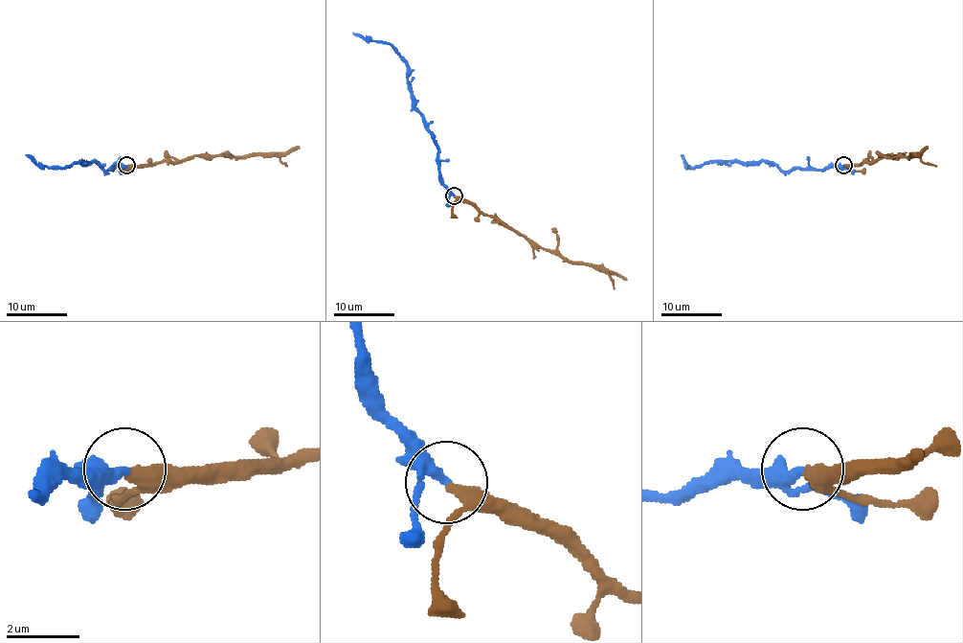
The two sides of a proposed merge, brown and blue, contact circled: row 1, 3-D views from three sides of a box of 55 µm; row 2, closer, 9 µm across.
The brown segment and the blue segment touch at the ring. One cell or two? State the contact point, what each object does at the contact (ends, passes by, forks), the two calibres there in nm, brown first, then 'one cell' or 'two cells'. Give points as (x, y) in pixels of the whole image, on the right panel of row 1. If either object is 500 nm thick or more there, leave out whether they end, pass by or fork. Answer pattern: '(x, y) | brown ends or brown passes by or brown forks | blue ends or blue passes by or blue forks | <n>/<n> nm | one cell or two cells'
(843, 165) | brown passes by | blue passes by | 280/240 nm | one cell

